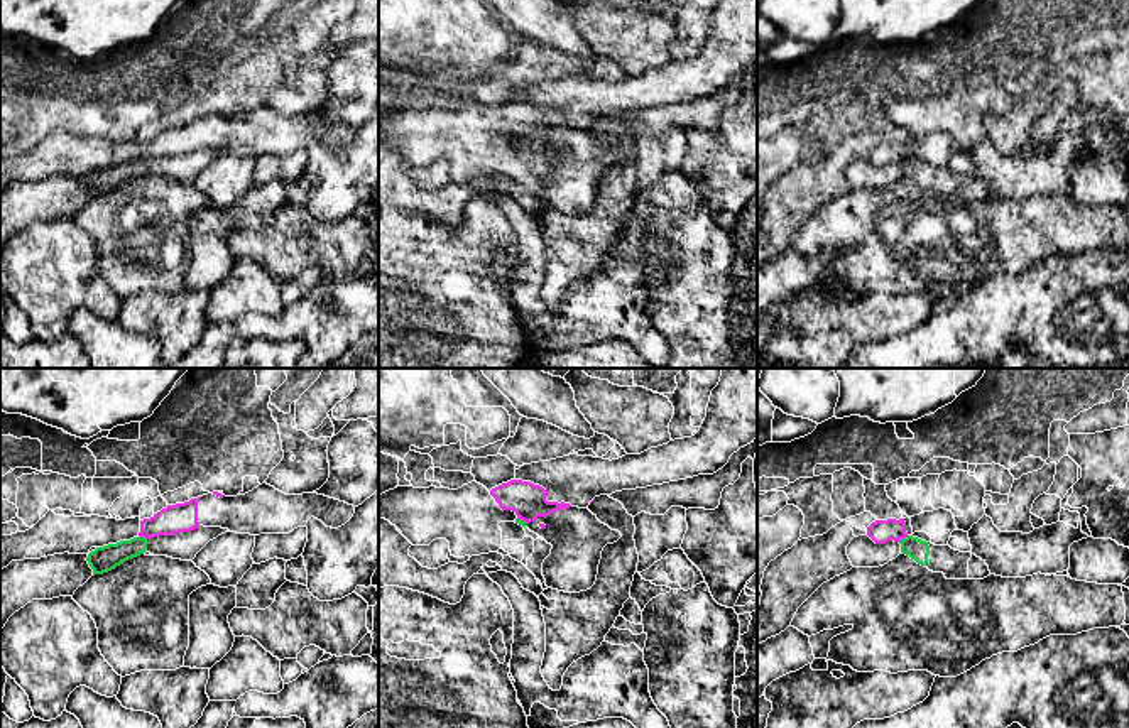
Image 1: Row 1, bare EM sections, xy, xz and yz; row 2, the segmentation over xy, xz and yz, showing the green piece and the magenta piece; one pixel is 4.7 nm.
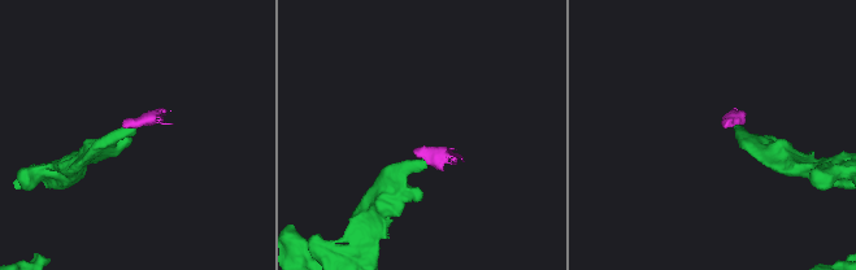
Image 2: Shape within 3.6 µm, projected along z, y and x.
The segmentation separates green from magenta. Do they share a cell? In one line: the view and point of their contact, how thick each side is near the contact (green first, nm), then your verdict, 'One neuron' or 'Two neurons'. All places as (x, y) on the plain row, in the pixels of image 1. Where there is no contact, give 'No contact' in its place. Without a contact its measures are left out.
Touches green at yz (903, 161). Thickness 100 nm (green) against 110 nm. Two neurons

